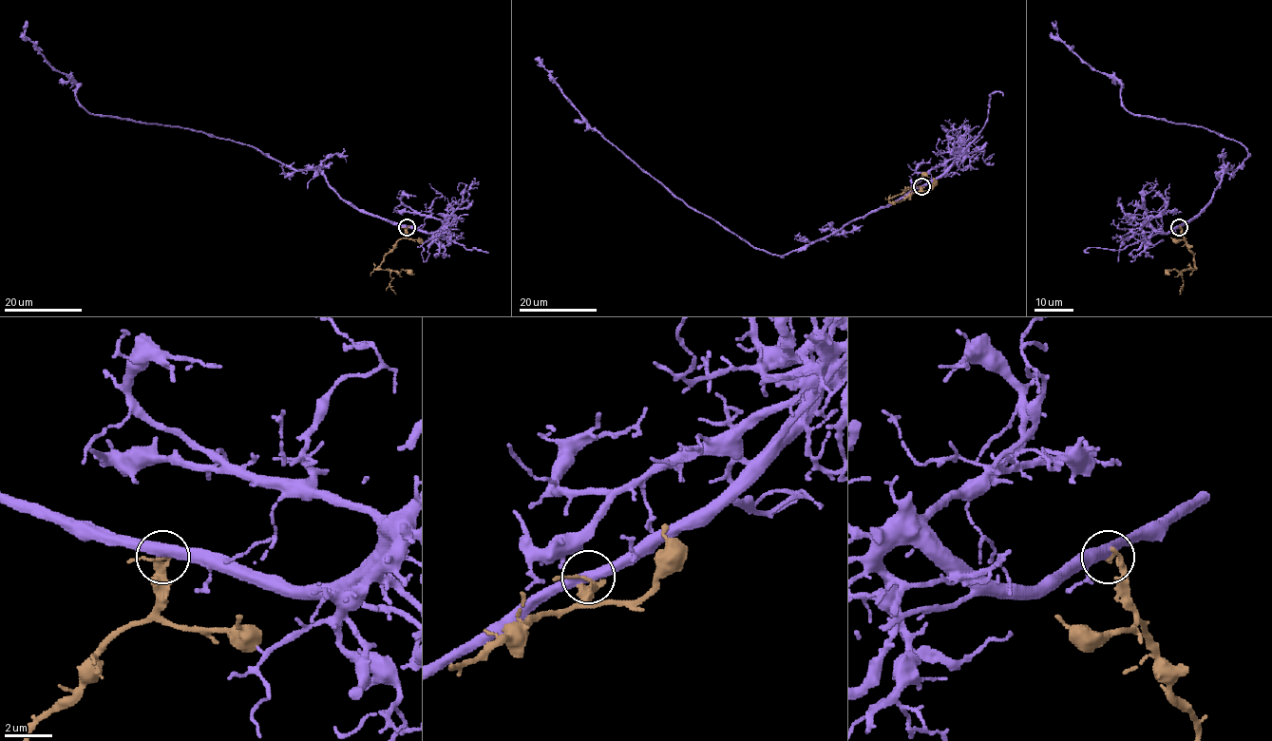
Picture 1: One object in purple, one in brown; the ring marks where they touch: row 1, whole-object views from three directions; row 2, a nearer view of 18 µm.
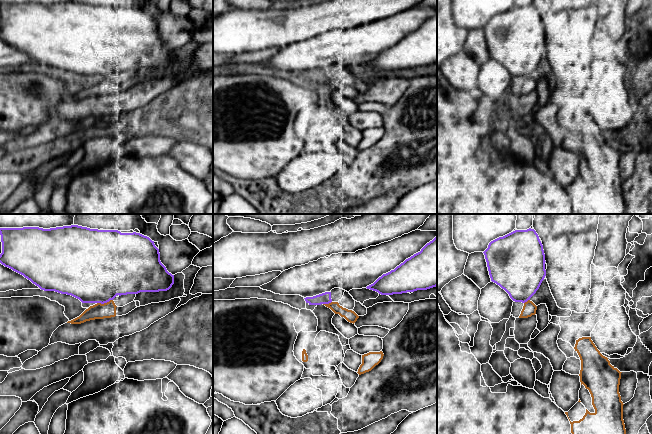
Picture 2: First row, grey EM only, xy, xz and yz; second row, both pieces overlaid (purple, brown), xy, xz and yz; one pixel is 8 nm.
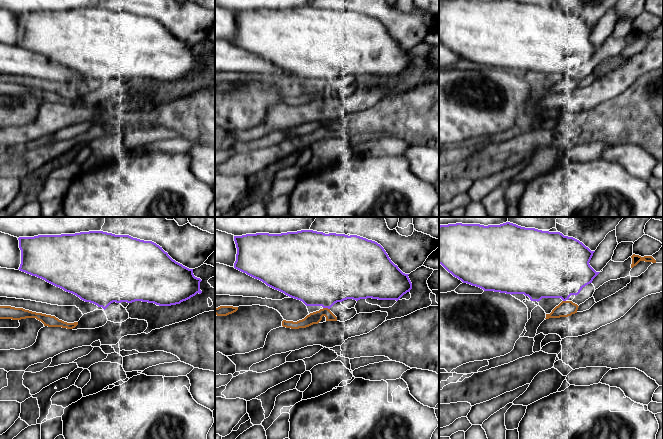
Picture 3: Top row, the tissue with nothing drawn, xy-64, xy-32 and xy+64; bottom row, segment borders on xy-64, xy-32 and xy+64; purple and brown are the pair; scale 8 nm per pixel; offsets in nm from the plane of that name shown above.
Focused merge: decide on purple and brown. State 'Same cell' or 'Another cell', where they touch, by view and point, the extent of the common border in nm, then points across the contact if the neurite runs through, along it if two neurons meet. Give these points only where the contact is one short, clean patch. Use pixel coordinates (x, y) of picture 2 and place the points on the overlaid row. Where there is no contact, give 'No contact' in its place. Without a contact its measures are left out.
Another cell. Touches purple at xy (104, 302). Shared border 130 nm

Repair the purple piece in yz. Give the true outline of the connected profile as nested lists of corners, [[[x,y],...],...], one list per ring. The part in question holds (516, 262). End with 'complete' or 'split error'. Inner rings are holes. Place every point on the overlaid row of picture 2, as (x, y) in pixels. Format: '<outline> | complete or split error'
[[[534,229],[515,230],[503,237],[491,241],[483,252],[491,281],[504,289],[515,302],[525,303],[536,293],[546,276],[543,245]]] | complete

